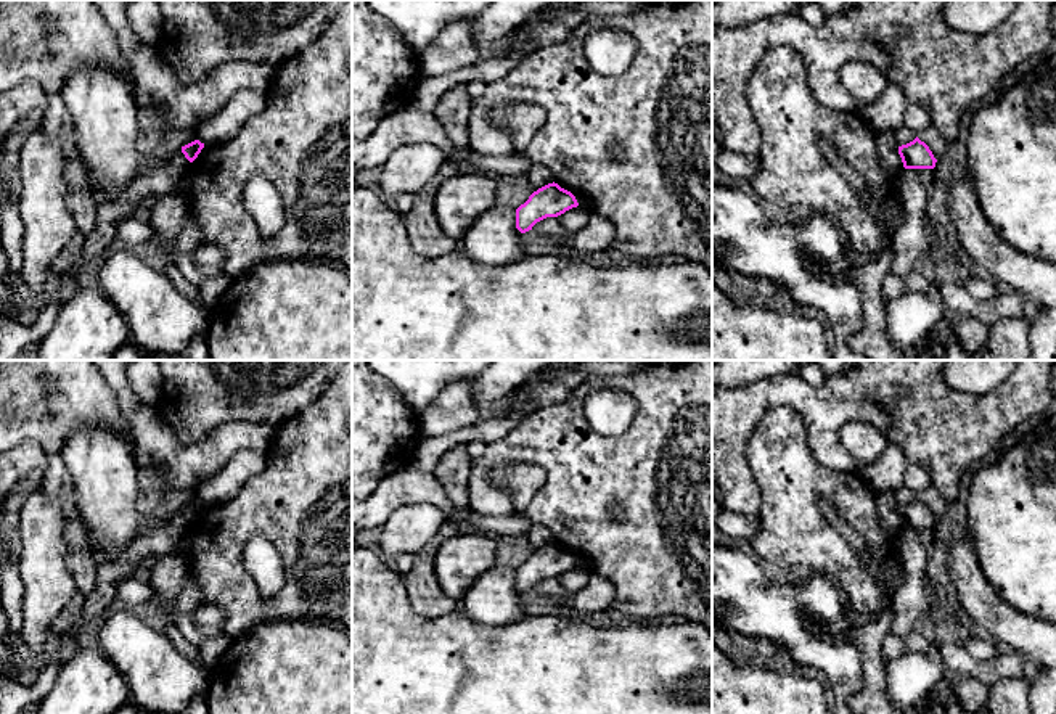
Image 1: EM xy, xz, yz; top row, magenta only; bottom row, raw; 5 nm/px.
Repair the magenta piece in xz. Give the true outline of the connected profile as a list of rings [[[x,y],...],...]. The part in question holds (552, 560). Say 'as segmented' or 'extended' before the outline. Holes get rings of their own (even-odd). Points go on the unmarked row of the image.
as segmented; [[[555,542],[548,544],[534,552],[529,560],[516,569],[516,589],[526,593],[532,590],[537,582],[546,577],[558,577],[577,566],[579,563],[571,552]]]

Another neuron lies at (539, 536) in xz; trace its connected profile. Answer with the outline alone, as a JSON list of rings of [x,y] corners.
[[[532,524],[524,539],[537,548],[555,542],[551,531],[542,524]]]

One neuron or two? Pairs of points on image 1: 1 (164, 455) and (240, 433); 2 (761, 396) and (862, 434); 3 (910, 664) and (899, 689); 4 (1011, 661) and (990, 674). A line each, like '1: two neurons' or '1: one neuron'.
1: one neuron
2: two neurons
3: one neuron
4: one neuron

